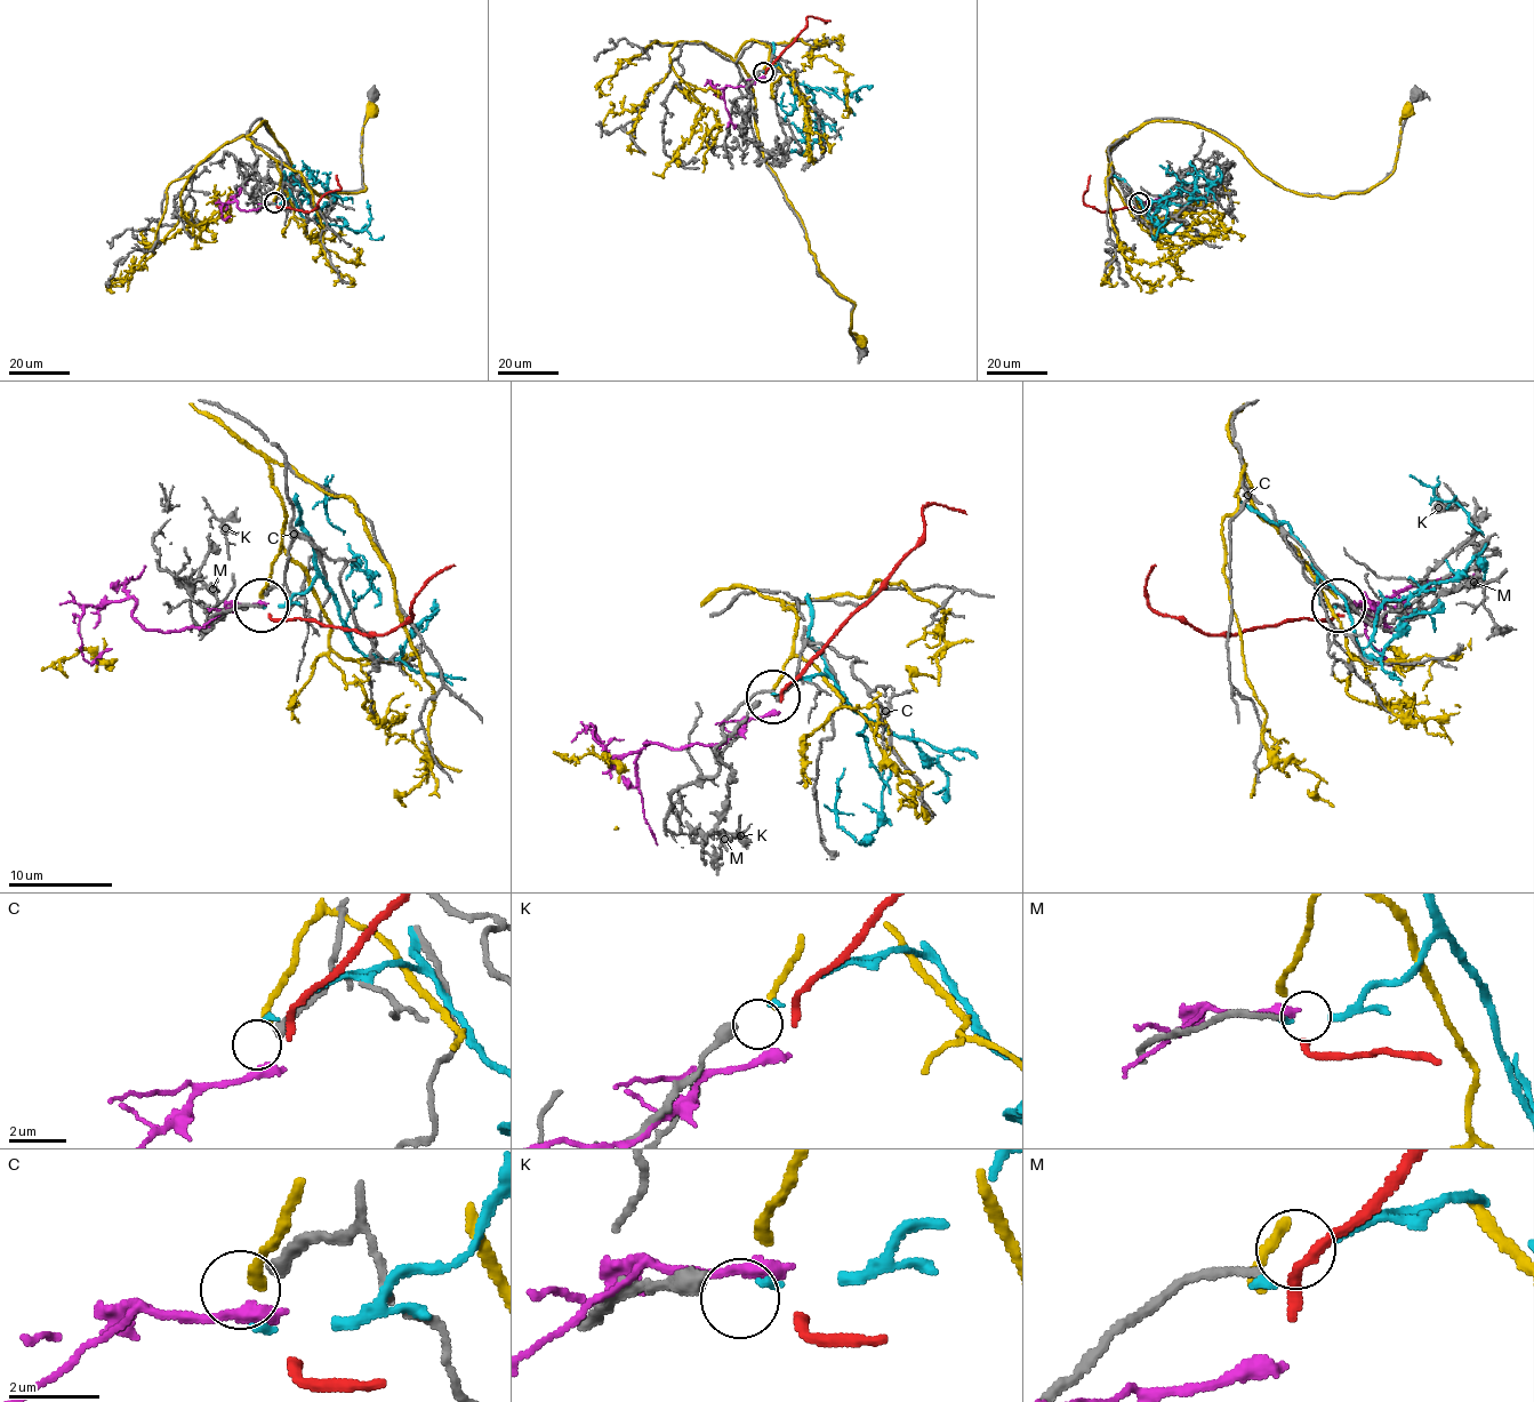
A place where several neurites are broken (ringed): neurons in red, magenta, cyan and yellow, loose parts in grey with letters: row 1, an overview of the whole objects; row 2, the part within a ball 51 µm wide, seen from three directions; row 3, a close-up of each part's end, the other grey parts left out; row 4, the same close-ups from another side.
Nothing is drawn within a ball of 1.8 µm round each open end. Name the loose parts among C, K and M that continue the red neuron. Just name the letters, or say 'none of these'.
none of these

